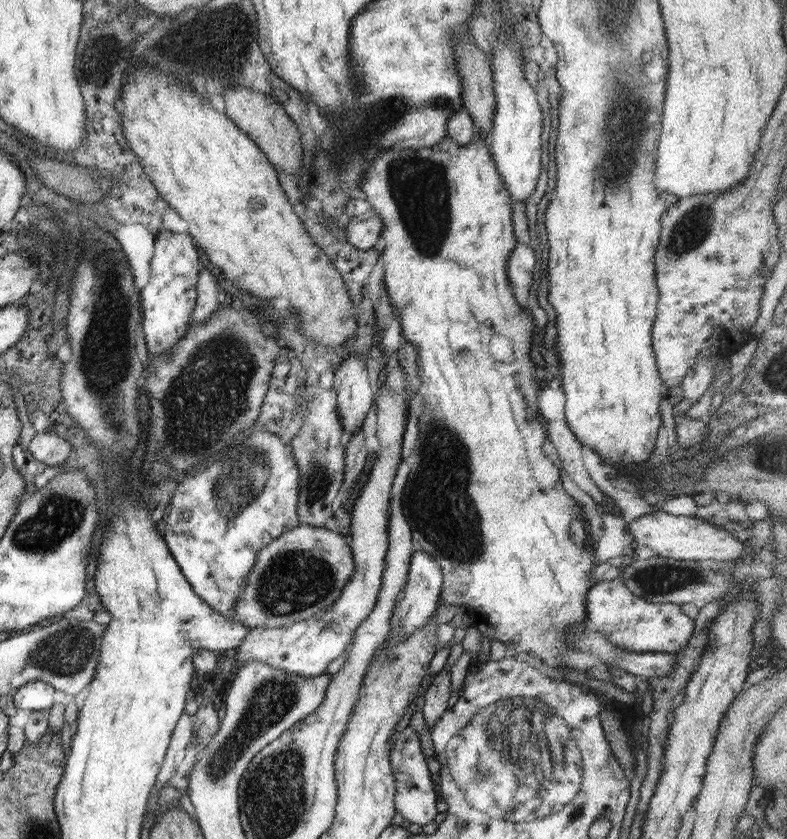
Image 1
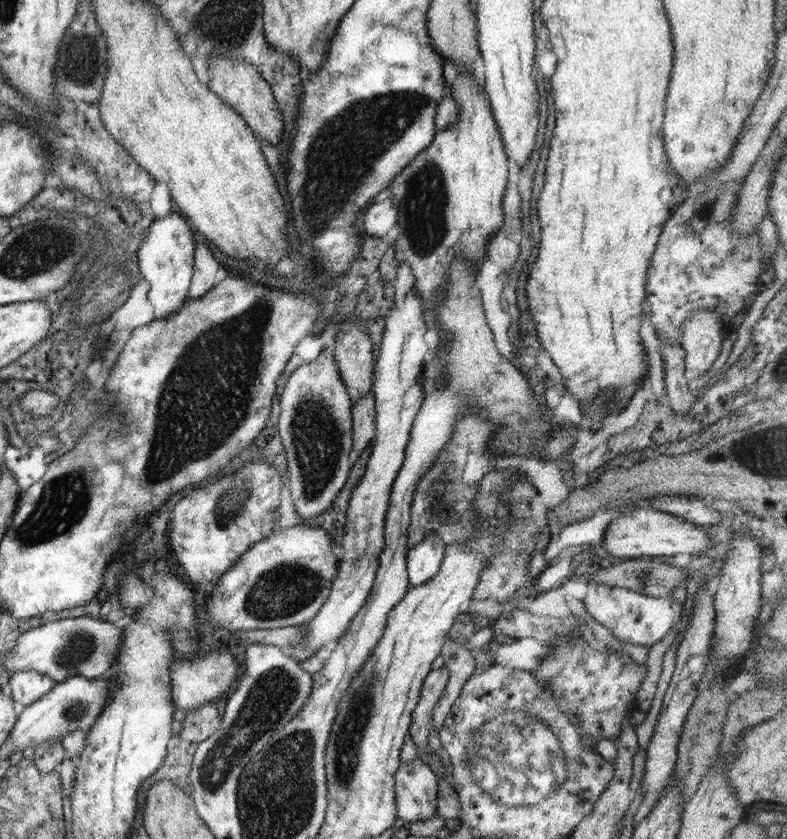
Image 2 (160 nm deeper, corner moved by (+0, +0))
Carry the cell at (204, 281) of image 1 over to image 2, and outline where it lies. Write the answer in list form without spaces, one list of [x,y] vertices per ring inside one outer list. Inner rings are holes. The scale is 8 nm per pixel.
[[[202,241],[196,242],[193,254],[194,274],[189,287],[190,299],[201,297],[210,287],[216,286],[227,278],[227,270],[214,257],[208,245]]]

